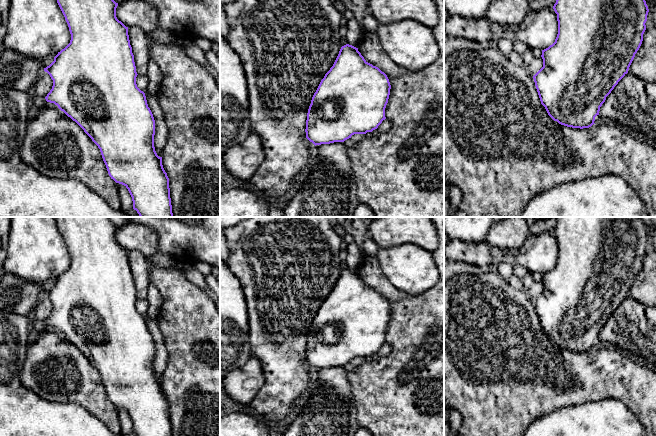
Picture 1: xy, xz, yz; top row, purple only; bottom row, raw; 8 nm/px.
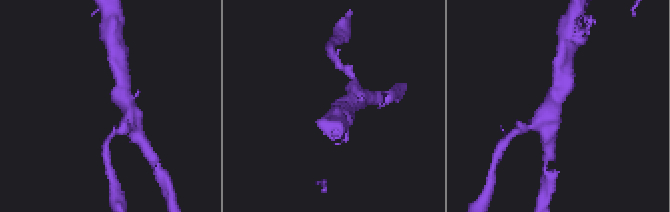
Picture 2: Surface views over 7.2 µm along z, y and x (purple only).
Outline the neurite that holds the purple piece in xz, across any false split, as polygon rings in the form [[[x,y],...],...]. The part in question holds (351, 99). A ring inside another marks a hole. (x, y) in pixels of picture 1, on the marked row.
[[[346,44],[321,80],[307,113],[306,138],[315,146],[344,142],[354,134],[377,129],[385,117],[391,85],[387,75],[368,63],[358,48]]]

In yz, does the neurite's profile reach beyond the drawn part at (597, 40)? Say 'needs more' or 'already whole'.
already whole

